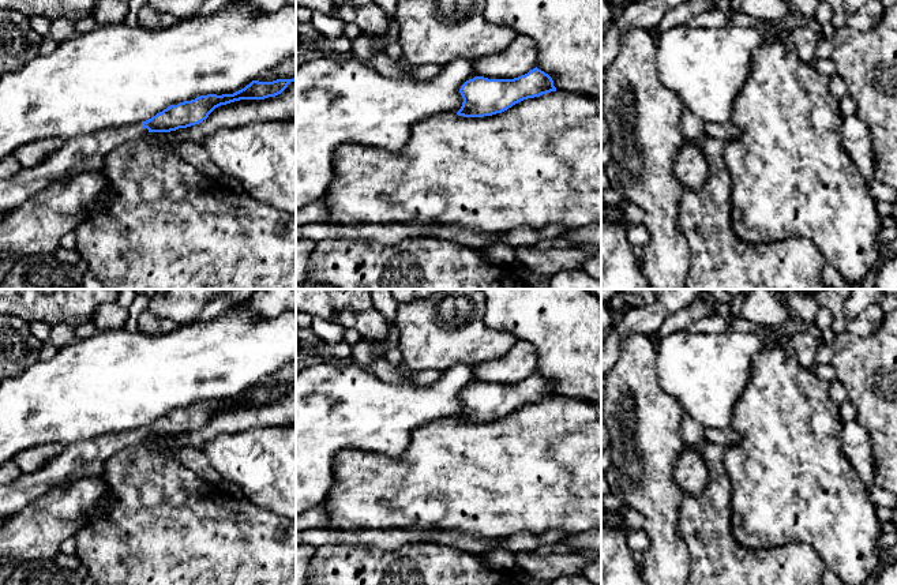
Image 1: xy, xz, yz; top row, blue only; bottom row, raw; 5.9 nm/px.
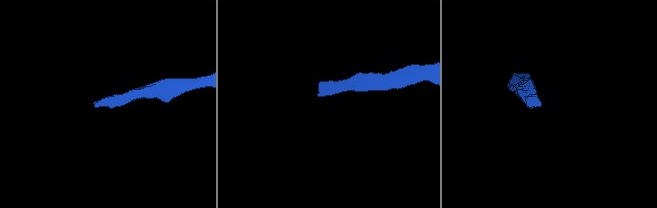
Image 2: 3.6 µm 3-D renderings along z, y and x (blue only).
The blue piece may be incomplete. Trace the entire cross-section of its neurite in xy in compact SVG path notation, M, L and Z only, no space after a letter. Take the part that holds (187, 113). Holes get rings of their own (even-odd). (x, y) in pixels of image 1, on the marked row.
M293 79L252 80L233 94L207 94L170 105L151 119L128 127L112 127L68 140L40 164L22 168L15 176L0 180L0 214L5 214L50 183L83 172L101 170L106 155L123 143L146 138L150 132L170 132L202 123L218 106L240 100L264 100L281 94Z

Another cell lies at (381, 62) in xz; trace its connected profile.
M384 52L375 53L371 59L371 65L379 72L391 79L416 79L404 72L399 65L391 60Z

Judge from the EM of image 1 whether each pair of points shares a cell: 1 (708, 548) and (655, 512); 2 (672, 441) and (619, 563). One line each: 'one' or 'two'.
1: two
2: two

